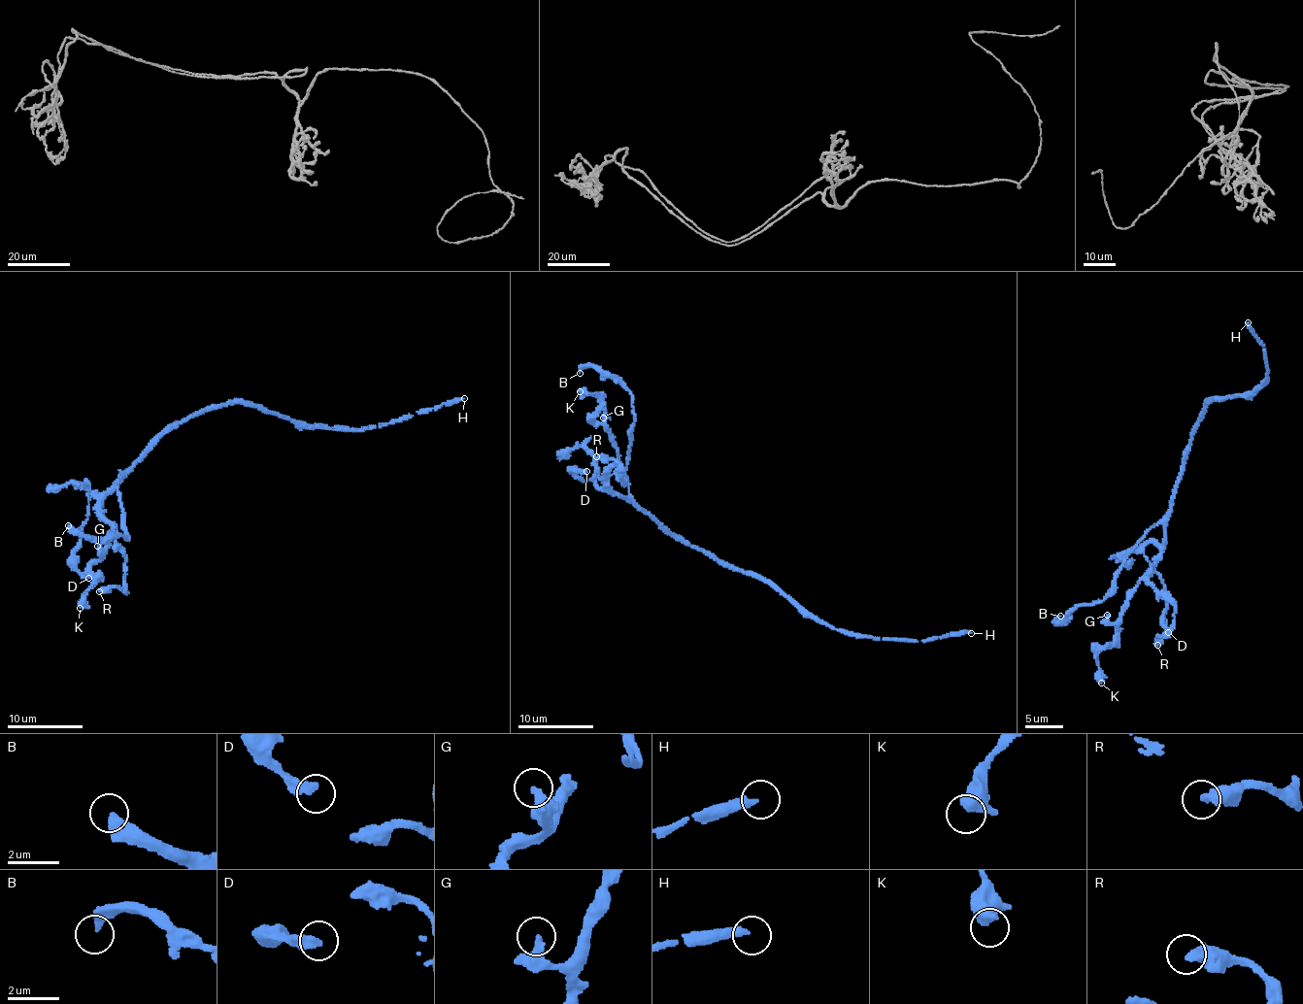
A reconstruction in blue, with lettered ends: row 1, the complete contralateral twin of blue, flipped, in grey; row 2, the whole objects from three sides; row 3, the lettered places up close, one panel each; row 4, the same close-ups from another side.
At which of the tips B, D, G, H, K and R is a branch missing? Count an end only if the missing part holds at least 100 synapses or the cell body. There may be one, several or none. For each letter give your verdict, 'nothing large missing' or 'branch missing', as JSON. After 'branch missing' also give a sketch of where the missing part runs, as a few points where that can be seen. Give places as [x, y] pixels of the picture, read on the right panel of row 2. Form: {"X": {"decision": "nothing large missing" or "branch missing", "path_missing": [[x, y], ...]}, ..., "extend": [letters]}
{"B": {"decision": "nothing large missing"}, "D": {"decision": "nothing large missing"}, "G": {"decision": "nothing large missing"}, "H": {"decision": "branch missing"}, "K": {"decision": "nothing large missing"}, "R": {"decision": "nothing large missing"}, "extend": ["H"]}

